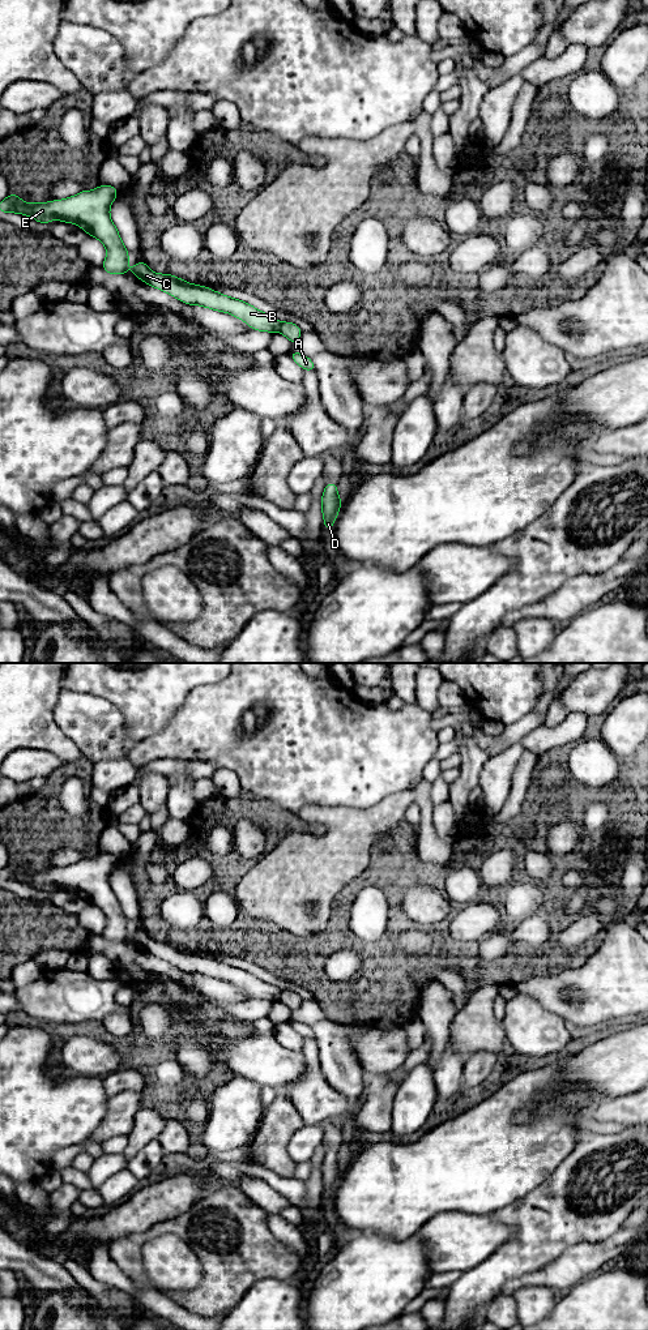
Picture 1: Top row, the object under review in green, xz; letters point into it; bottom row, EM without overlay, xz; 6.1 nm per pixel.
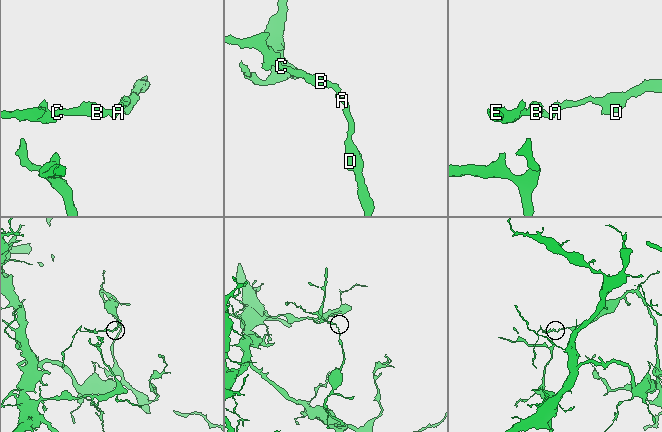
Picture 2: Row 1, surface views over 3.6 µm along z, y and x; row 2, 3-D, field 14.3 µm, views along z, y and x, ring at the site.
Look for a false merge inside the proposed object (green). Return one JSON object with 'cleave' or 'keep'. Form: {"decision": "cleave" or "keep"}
{"decision": "cleave"}

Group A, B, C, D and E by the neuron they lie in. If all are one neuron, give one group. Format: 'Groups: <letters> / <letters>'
Groups: A D / B C E

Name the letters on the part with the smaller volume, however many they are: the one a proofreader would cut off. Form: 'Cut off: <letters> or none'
Cut off: B, C, E

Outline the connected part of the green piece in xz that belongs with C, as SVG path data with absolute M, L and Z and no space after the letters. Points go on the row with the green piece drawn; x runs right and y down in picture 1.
M136 262L132 274L152 287L157 287L189 305L202 305L230 313L247 322L250 329L276 333L281 322L248 303L229 298L204 286L191 285L171 274L153 273L146 262Z

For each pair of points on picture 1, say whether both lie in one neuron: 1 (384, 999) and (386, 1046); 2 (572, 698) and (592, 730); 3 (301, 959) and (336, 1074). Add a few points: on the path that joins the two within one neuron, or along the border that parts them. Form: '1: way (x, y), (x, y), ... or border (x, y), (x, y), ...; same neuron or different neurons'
1: border (403, 1025), (389, 1029), (371, 1027); different neurons
2: border (604, 713), (588, 717); different neurons
3: border (319, 996), (325, 1001); different neurons

